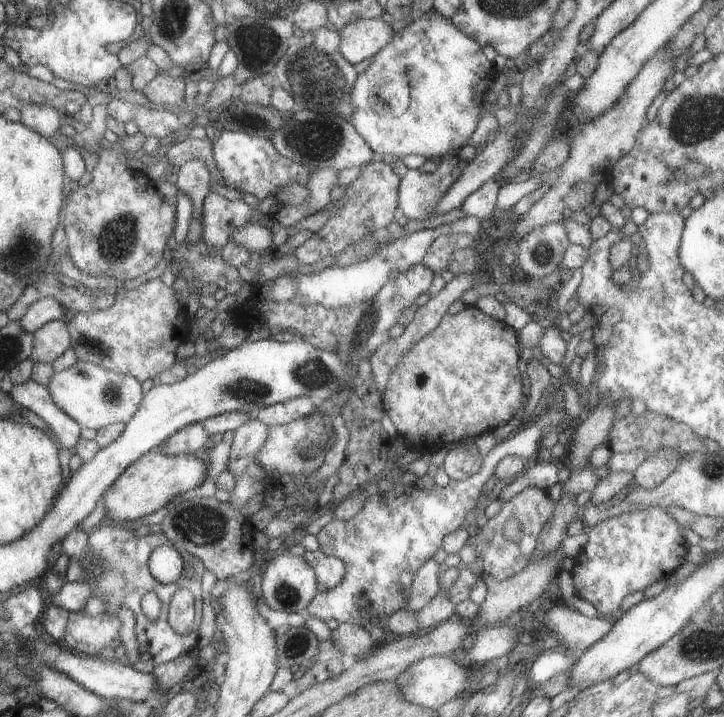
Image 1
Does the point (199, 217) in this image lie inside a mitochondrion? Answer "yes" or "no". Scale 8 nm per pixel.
no

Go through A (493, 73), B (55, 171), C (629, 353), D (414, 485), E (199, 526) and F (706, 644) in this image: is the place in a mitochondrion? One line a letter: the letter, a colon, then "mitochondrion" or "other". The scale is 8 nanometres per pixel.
A: other
B: other
C: mitochondrion
D: other
E: mitochondrion
F: mitochondrion

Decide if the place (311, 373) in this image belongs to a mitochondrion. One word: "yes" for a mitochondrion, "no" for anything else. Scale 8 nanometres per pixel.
yes

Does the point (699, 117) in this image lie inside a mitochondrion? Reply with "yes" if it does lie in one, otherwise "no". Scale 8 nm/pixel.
yes

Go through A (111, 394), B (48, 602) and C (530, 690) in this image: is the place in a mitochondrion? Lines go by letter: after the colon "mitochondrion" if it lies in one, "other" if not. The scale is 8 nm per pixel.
A: mitochondrion
B: other
C: other

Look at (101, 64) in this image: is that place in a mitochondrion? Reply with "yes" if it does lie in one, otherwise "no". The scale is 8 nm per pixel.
no

